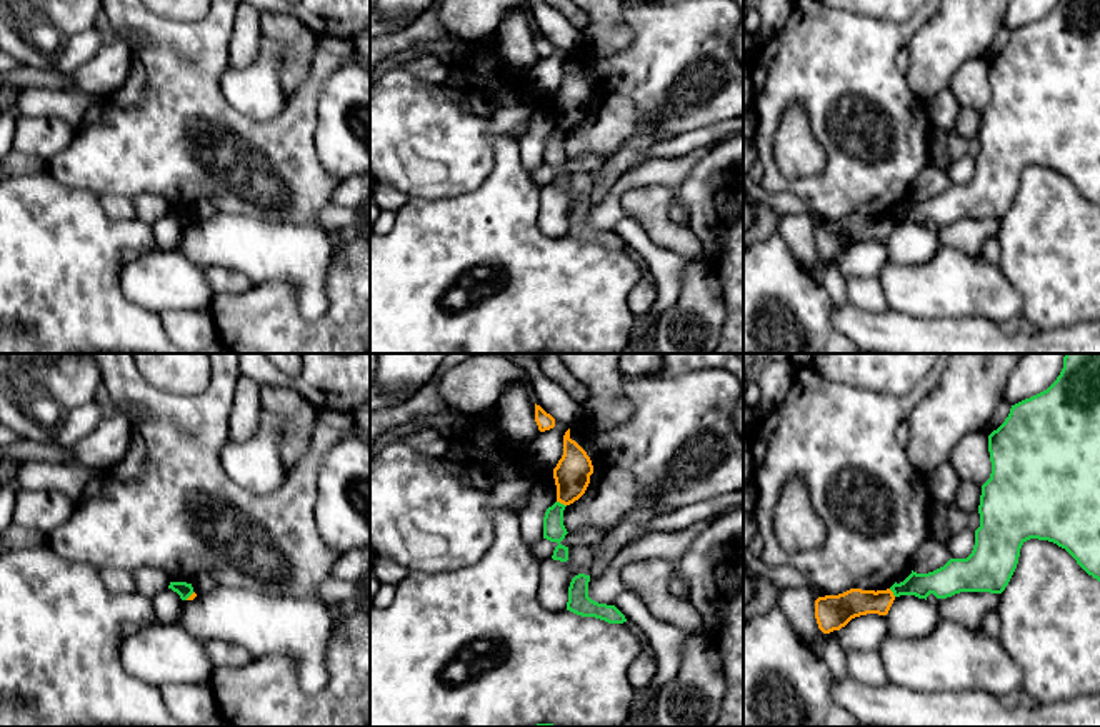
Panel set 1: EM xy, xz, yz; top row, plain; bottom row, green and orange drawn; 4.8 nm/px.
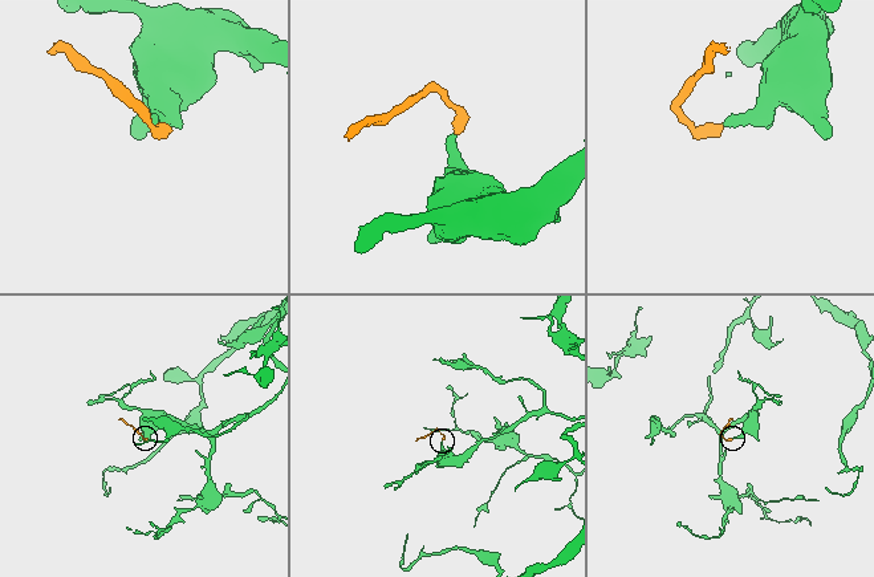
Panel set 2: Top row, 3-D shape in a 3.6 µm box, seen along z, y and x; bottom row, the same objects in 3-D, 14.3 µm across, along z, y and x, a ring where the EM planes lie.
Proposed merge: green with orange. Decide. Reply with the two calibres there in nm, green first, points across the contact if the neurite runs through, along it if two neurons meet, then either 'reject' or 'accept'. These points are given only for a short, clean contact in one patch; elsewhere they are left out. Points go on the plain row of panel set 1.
110 nm thick on the green side, 180 nm on the other; border along xz (557, 127), (565, 132); reject

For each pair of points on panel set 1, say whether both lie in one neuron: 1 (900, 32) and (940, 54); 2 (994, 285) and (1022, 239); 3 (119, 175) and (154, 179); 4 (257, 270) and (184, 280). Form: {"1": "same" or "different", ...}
{"1": "different", "2": "different", "3": "same", "4": "different"}

